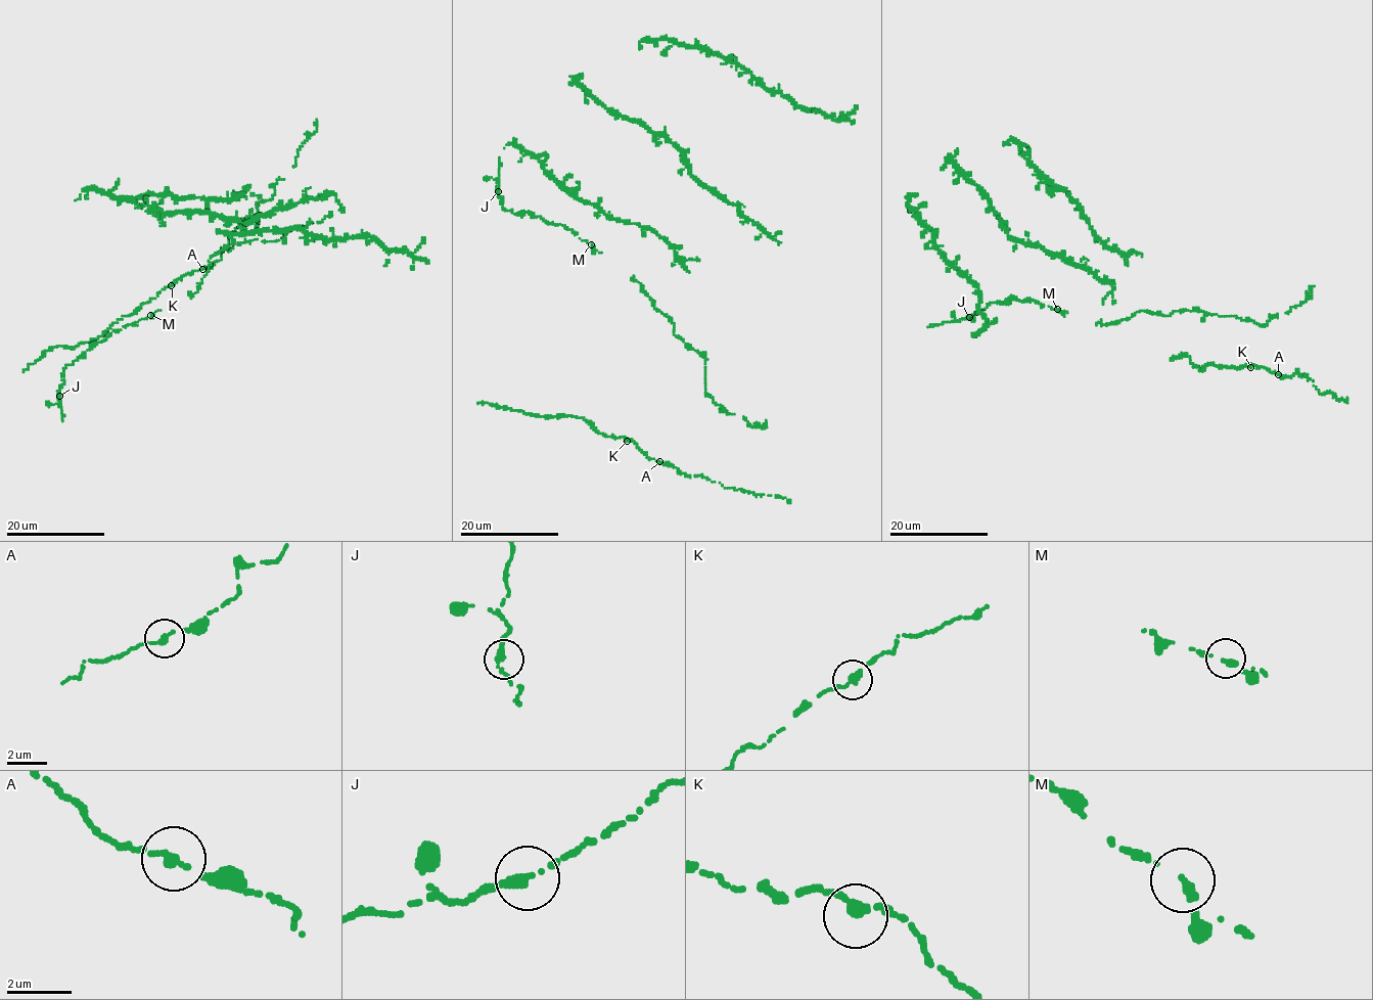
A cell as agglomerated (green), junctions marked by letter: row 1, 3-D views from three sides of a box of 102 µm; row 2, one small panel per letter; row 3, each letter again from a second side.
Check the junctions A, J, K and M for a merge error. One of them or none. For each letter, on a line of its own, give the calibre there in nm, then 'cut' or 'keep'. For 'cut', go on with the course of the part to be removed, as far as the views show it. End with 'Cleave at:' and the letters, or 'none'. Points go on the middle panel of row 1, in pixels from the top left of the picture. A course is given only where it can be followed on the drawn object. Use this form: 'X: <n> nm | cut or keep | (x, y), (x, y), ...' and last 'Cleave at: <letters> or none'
A: 240 nm | keep
J: 240 nm | keep
K: 260 nm | keep
M: 240 nm | keep
Cleave at: none

